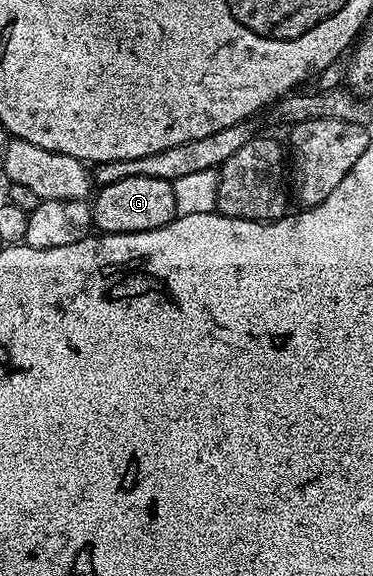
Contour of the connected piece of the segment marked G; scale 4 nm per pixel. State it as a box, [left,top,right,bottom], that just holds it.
[91,176,176,237]

